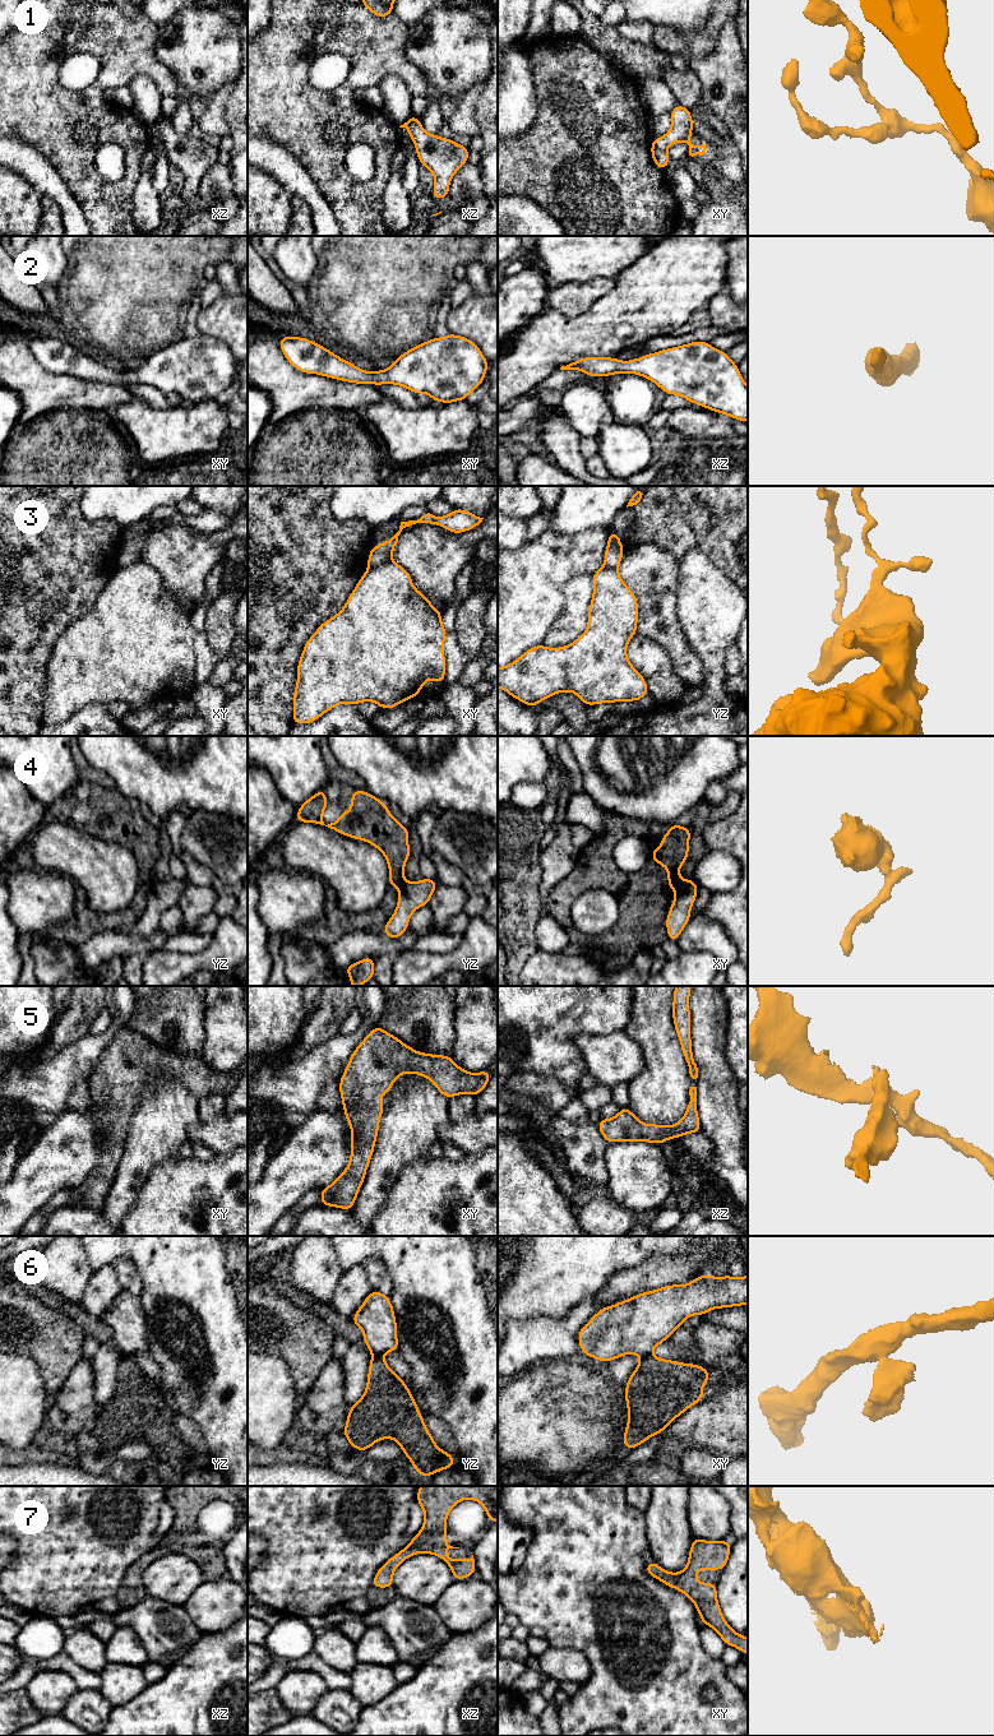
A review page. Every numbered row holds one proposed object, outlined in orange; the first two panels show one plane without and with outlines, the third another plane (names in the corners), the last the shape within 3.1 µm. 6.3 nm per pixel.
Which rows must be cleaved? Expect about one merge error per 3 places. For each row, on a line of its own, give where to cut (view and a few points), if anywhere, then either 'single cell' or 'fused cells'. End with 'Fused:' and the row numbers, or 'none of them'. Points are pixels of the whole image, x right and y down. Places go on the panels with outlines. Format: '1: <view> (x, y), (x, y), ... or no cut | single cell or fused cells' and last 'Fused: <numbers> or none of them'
1: no cut | single cell
2: no cut | single cell
3: xy (391, 559), (369, 568) | fused cells
4: xy (683, 880), (676, 893) | fused cells
5: no cut | single cell
6: yz (373, 1355), (382, 1356) | fused cells
7: no cut | single cell
Fused: 3, 4, 6

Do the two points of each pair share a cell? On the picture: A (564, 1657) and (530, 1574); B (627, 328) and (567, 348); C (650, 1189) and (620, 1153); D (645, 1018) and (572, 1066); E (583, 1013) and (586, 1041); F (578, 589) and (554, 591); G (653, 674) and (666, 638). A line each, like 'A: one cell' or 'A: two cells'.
A: two cells
B: one cell
C: one cell
D: two cells
E: two cells
F: two cells
G: two cells

